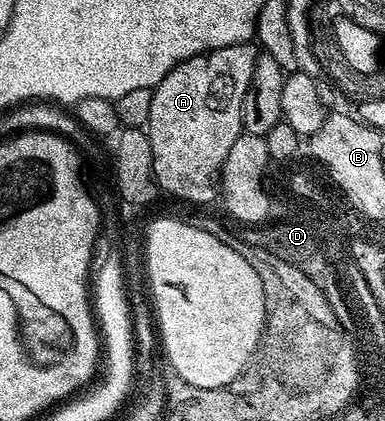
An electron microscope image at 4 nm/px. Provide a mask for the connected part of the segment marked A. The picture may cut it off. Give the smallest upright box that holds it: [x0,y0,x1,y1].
[145,42,260,202]

